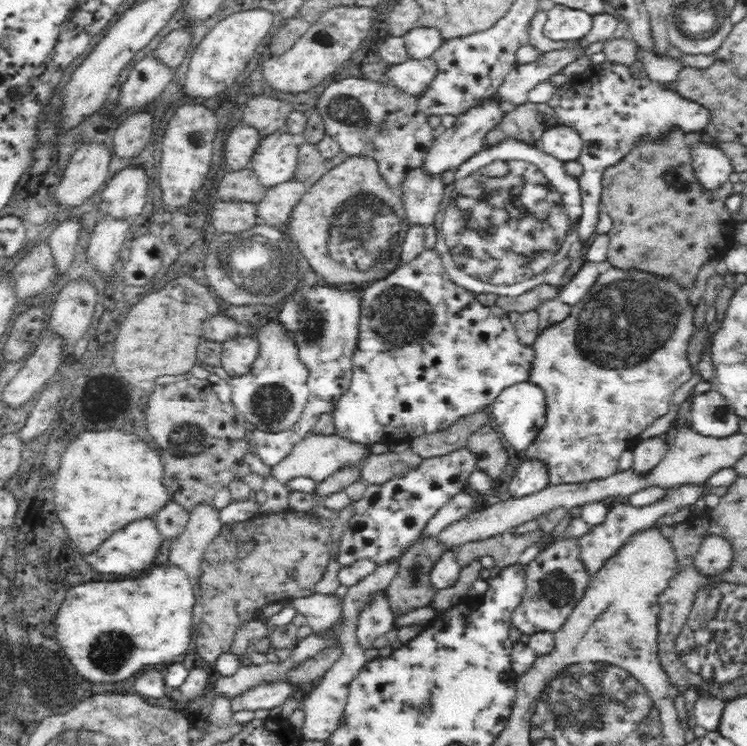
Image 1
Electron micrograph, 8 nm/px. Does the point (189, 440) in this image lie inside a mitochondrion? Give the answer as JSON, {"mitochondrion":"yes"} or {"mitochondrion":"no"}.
{"mitochondrion":"yes"}

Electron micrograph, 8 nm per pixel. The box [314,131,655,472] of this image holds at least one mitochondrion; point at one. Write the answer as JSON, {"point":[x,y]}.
{"point":[482,236]}

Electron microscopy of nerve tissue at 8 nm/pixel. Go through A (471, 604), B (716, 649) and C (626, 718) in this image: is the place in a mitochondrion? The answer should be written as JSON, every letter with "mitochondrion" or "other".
{"A":"other","B":"mitochondrion","C":"mitochondrion"}

